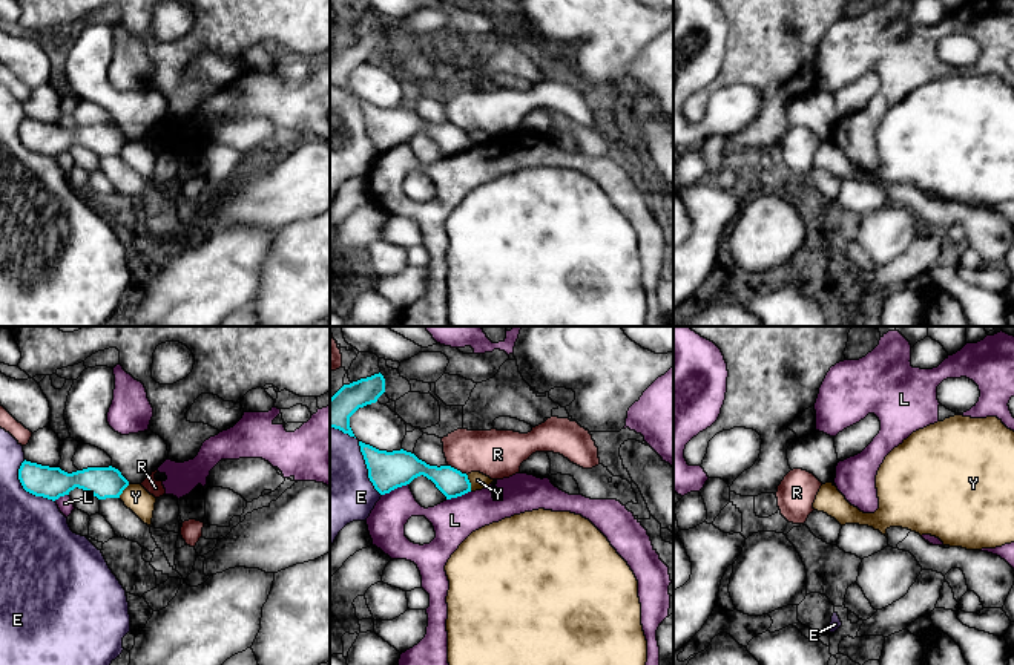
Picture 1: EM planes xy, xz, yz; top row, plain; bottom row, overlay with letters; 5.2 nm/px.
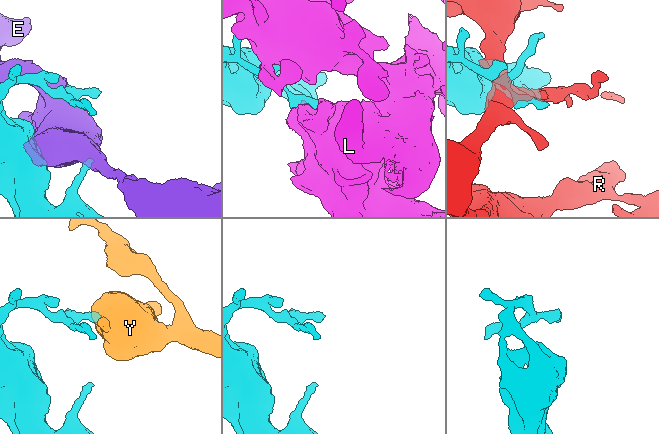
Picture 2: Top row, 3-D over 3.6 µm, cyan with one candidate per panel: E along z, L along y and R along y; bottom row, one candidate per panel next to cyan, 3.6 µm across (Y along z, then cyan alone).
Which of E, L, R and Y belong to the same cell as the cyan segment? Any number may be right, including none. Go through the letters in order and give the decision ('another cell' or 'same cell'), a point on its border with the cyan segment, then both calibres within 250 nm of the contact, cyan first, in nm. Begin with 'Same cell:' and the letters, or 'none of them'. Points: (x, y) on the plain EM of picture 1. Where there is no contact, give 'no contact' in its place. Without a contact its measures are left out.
Same cell: none of them
E: another cell; contact xy (25, 146); calibres 170 and 360 nm
L: another cell; contact xz (395, 144); calibres 200 and 190 nm
R: another cell; contact xz (456, 126); calibres 150 and 260 nm
Y: another cell; contact xz (470, 140); calibres 150 and 90 nm

